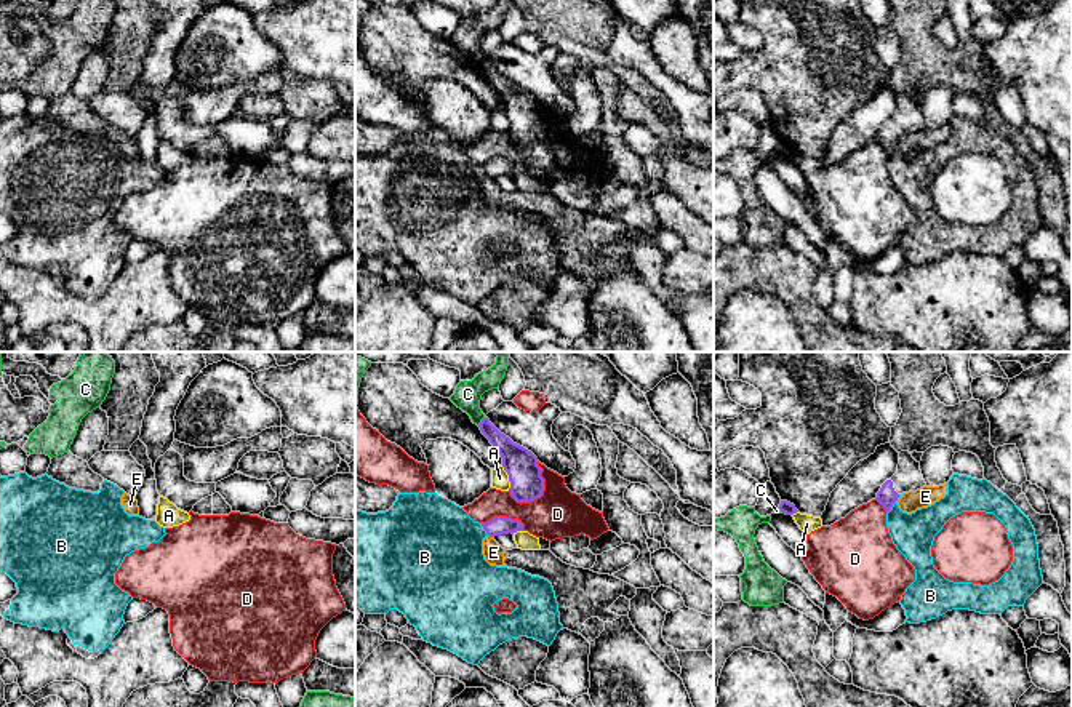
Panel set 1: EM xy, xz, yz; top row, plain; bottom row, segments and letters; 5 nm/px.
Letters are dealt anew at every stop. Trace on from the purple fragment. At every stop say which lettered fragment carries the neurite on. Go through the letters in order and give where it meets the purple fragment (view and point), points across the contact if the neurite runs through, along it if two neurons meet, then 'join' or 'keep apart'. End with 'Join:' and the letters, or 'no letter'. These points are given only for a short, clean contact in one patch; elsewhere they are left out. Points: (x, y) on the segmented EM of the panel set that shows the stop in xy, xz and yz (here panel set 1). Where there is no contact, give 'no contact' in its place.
A: contact xz (509, 479); keep apart
B: contact yz (893, 503); border yz (900, 495), (887, 514); keep apart
C: contact xz (482, 421); border xz (484, 416), (479, 426); keep apart
D: contact xz (543, 490); keep apart
E: contact xz (492, 536); border xz (488, 535), (493, 538); keep apart
Join: no letter

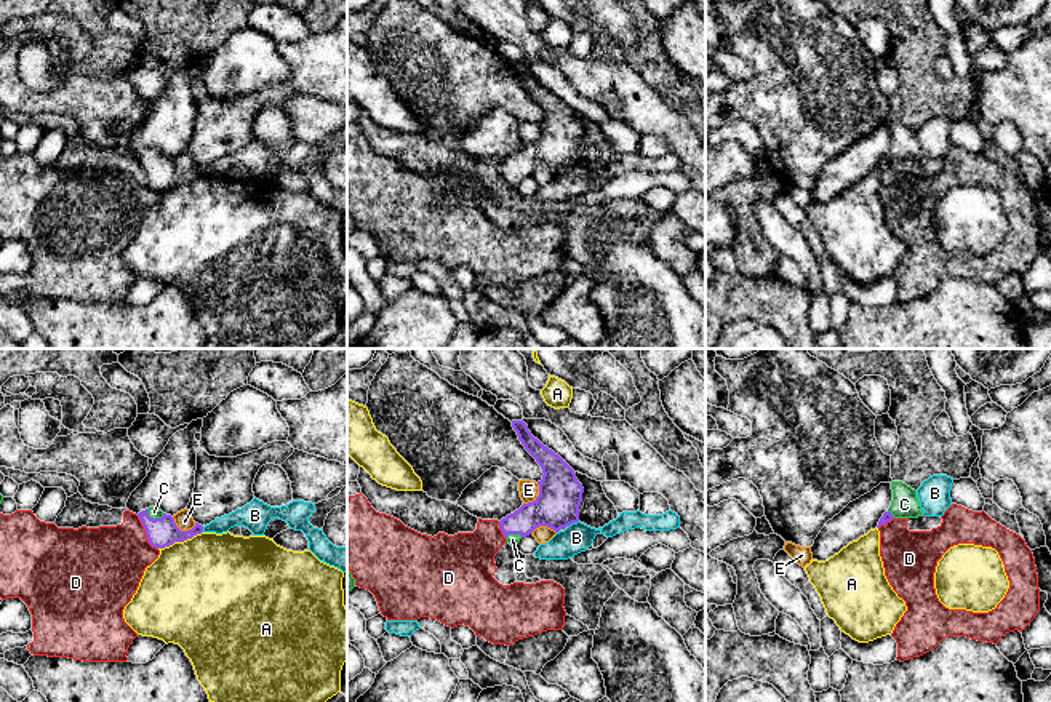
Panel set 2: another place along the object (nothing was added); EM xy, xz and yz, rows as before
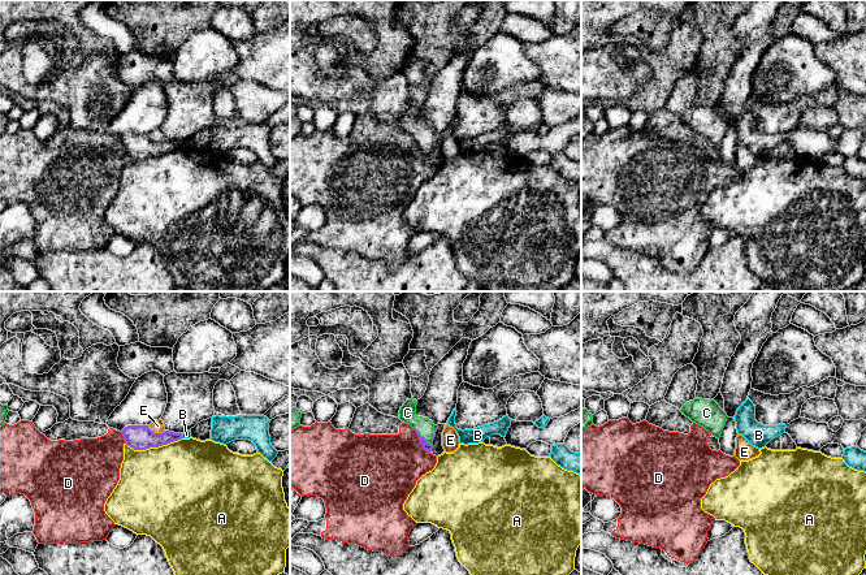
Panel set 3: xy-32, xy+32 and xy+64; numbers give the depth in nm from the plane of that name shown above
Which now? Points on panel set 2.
A: contact xy (179, 541); keep apart
B: contact xz (573, 522); border xz (578, 520), (568, 526); keep apart
C: contact xy (152, 518); way xy (160, 533), (152, 518), (154, 512); join
D: contact xy (146, 533); border xy (136, 515), (146, 539), (157, 549); keep apart
E: contact xy (183, 531); keep apart
Join: C

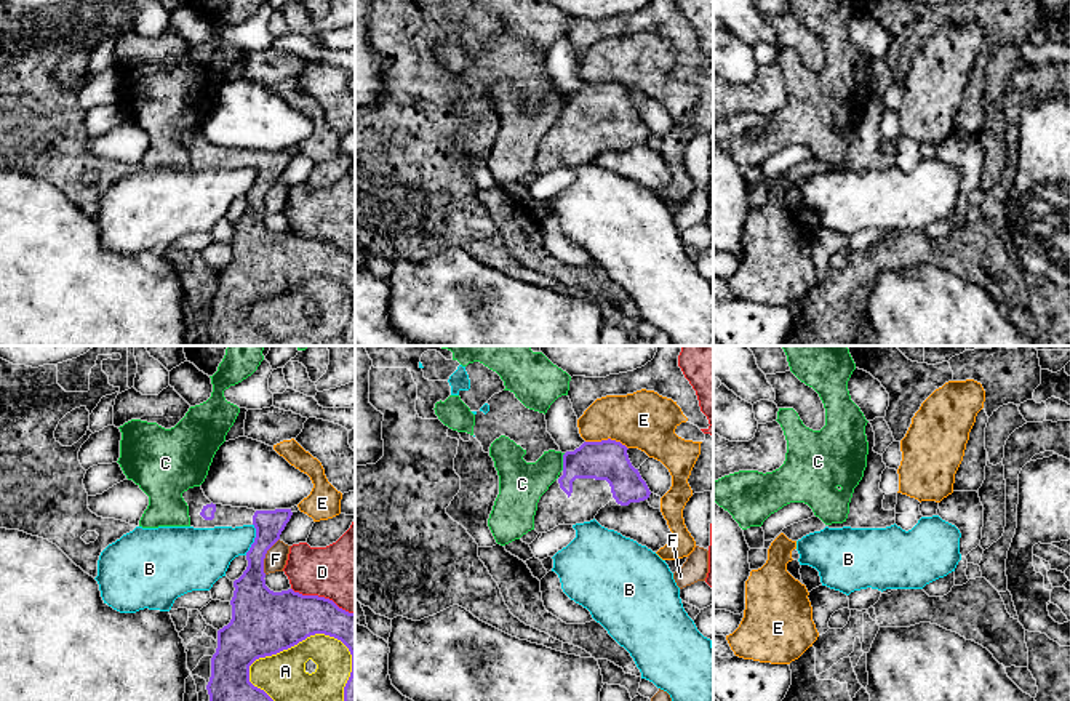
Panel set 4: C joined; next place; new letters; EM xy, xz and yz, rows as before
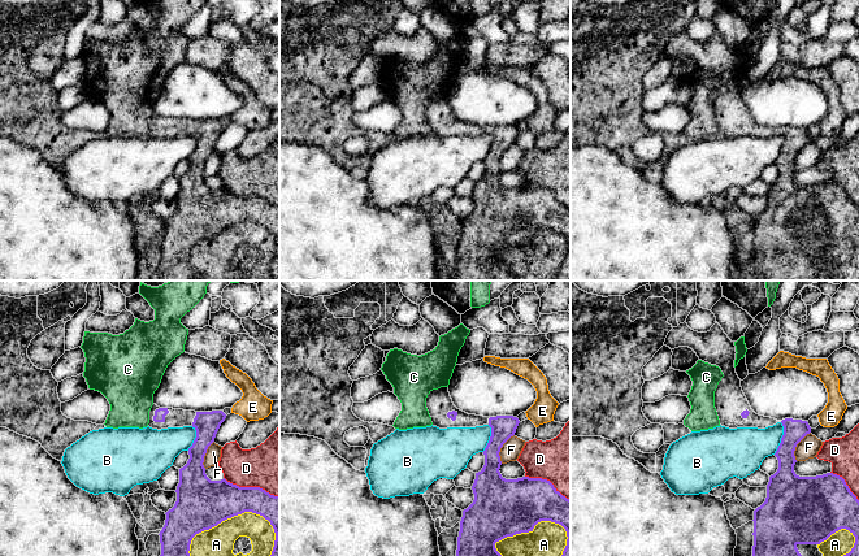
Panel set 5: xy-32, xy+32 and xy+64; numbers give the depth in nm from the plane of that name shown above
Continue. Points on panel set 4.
A: contact xy (295, 644); keep apart
B: contact xy (255, 540); keep apart
C: contact xz (563, 461); border xz (565, 453), (562, 469); keep apart
D: contact xy (323, 597); keep apart
E: contact xz (606, 440); keep apart
F: contact xy (264, 556); keep apart
Join: no letter

